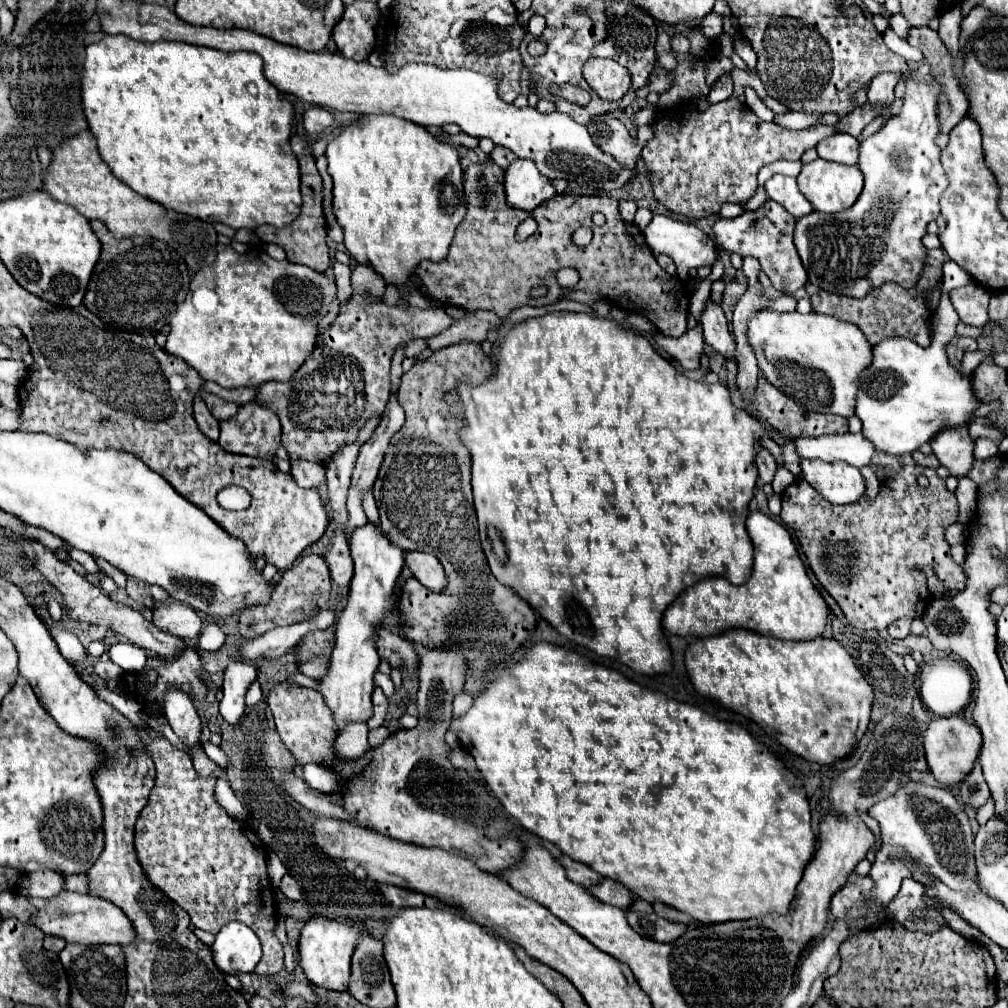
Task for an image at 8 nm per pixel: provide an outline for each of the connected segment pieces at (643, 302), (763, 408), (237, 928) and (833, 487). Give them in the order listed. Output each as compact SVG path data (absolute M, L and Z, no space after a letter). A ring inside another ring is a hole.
M493 160L471 164L465 170L463 186L467 216L457 228L449 256L443 262L425 260L417 268L417 276L431 298L461 306L469 312L491 310L505 318L521 306L557 302L565 288L557 284L555 274L561 268L575 268L579 272L577 290L605 296L605 300L627 312L645 314L665 336L677 338L687 330L687 284L661 270L641 230L633 224L629 230L629 224L623 222L617 206L619 202L615 198L557 194L551 200L545 200L537 210L523 212L507 206L503 178L505 172ZM595 212L607 216L605 226L599 228L591 222ZM527 218L537 222L537 232L525 242L517 242L515 230ZM581 226L589 226L593 230L593 240L587 246L575 246L571 240L573 232ZM535 286L547 286L547 296L533 298L531 288Z
M759 374L757 388L753 392L753 406L755 414L763 420L767 420L781 436L785 438L795 438L795 436L823 436L823 434L845 434L849 430L847 418L843 416L833 416L833 414L817 414L817 412L807 412L793 400L789 400L783 392L777 392L763 376Z
M241 922L225 924L211 946L215 964L225 974L253 972L261 960L261 944L255 932Z
M801 460L801 474L831 504L851 504L865 494L865 478L847 462Z

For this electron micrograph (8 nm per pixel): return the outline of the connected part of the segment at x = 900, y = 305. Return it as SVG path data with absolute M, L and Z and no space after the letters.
M925 266L923 276L921 276L917 288L913 288L913 292L901 288L899 284L885 284L879 290L873 290L863 300L855 300L855 298L847 298L847 296L829 294L825 290L819 290L819 294L811 296L811 306L813 306L813 312L817 312L817 314L829 314L837 320L853 322L855 326L861 328L861 332L867 336L867 340L871 344L879 344L885 338L901 336L901 338L913 340L925 348L931 344L931 326L929 326L931 312L925 304L925 294L929 290L933 290L939 282L941 282L941 270L935 266Z

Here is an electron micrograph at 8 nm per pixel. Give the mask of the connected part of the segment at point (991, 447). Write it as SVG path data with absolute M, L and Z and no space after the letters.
M977 438L977 460L985 460L989 456L997 456L997 444L987 438Z

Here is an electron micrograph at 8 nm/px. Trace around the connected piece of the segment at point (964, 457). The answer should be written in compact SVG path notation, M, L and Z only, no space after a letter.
M947 428L939 432L931 440L931 448L939 464L945 466L955 478L965 478L969 468L973 468L975 442L971 440L967 428Z

